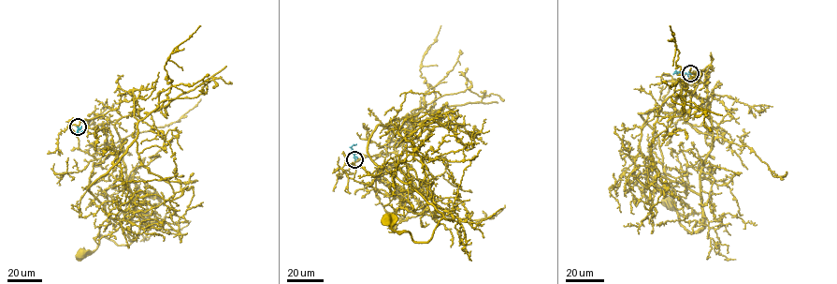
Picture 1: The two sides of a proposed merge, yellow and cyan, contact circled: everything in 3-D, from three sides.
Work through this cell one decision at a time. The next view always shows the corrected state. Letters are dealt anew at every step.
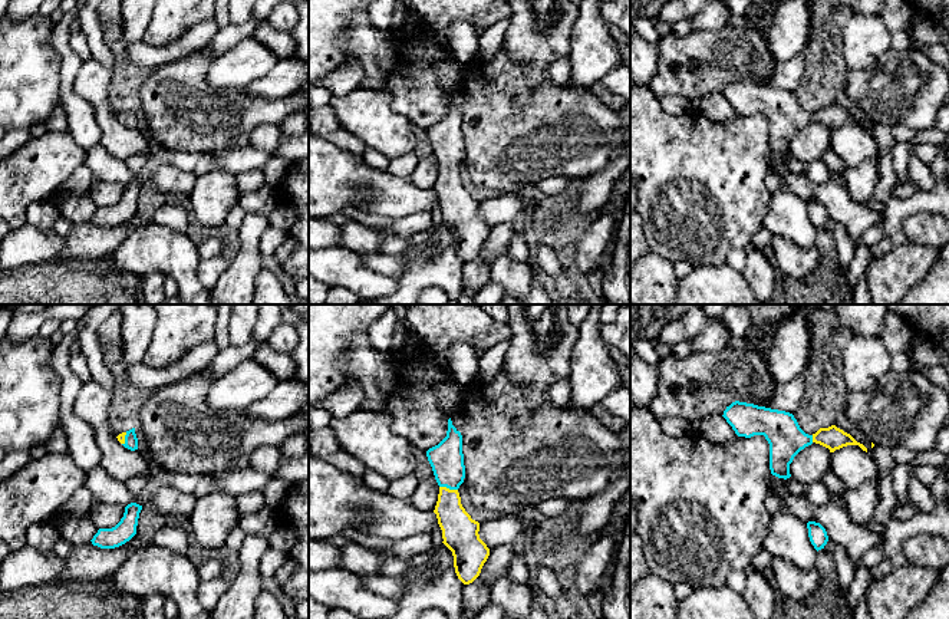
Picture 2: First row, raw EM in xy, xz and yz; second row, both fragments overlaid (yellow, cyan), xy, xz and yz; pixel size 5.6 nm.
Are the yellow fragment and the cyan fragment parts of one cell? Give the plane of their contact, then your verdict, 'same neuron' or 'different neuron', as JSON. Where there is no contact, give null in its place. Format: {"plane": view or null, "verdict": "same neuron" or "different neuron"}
{"plane": "xz", "verdict": "same neuron"}

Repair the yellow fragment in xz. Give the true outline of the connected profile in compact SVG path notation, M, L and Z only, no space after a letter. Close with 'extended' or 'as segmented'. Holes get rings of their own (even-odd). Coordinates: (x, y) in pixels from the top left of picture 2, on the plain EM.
M451 96L447 115L429 126L426 135L439 164L434 191L442 208L442 221L452 230L458 257L469 263L480 254L490 227L480 217L480 201L472 198L461 182L458 167L465 157L462 113Z; extended

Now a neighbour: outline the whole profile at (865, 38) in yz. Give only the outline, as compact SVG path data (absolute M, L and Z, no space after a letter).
M850 14L841 43L847 69L871 69L890 47L892 32L883 16Z

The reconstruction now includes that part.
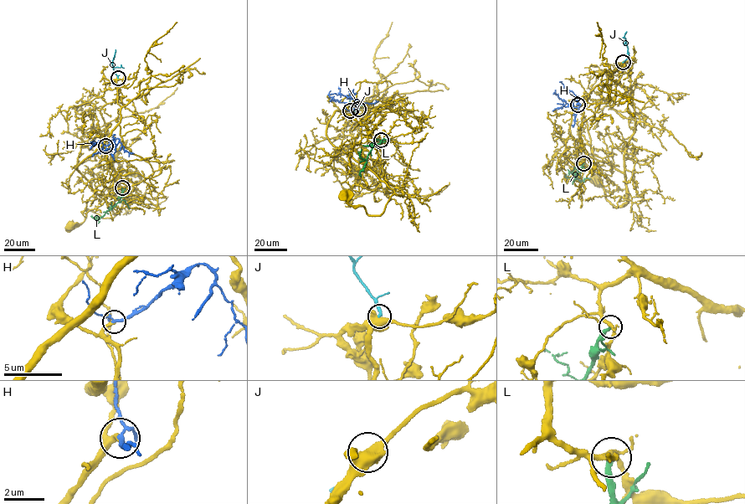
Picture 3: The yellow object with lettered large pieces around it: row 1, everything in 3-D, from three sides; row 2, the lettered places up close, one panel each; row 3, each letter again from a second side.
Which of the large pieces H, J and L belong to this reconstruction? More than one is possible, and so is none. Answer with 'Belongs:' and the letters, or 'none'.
Belongs: H

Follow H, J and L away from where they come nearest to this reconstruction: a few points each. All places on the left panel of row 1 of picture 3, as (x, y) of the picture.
H: (105, 146), (116, 138), (119, 140), (115, 146), (94, 153), (93, 156)
J: (118, 78), (112, 60), (115, 49)
L: (121, 188), (121, 196), (104, 216), (98, 218), (92, 215)

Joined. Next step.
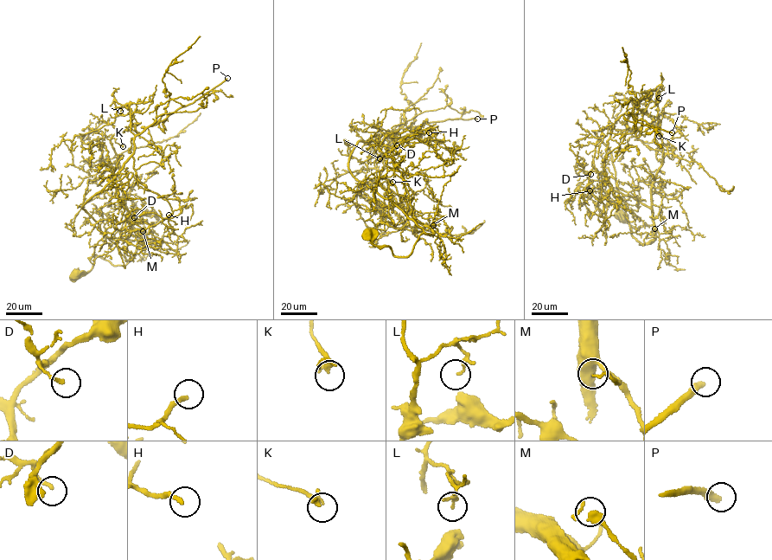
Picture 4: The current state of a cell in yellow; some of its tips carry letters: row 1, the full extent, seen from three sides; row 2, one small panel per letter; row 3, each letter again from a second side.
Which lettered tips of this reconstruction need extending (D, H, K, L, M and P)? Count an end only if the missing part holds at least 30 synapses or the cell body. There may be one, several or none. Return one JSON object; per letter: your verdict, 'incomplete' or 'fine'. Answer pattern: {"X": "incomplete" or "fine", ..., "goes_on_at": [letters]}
{"D": "fine", "H": "incomplete", "K": "fine", "L": "fine", "M": "fine", "P": "incomplete", "goes_on_at": ["H", "P"]}

